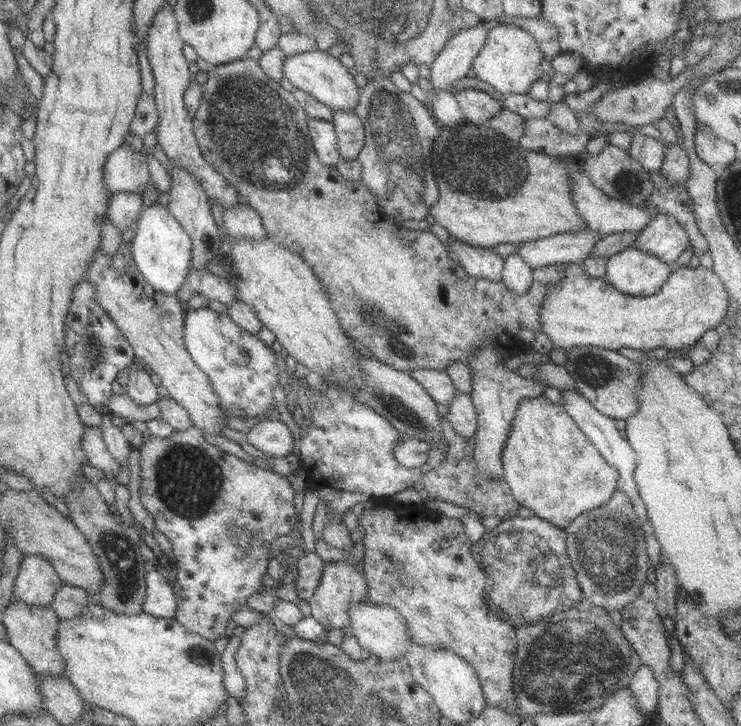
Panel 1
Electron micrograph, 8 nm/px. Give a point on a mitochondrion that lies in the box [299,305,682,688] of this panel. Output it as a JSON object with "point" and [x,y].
{"point":[606,547]}

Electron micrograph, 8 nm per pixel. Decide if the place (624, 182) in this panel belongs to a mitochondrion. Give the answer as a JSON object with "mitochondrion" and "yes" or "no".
{"mitochondrion":"no"}

